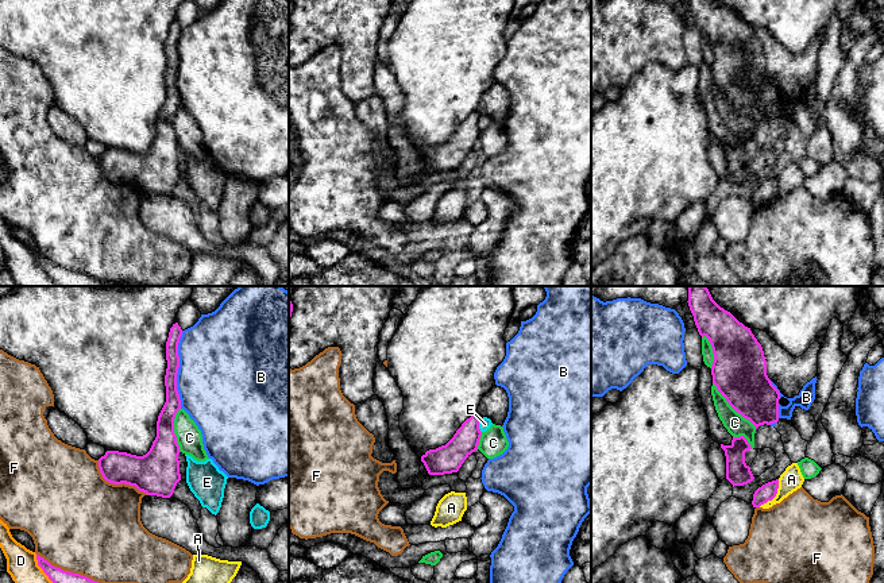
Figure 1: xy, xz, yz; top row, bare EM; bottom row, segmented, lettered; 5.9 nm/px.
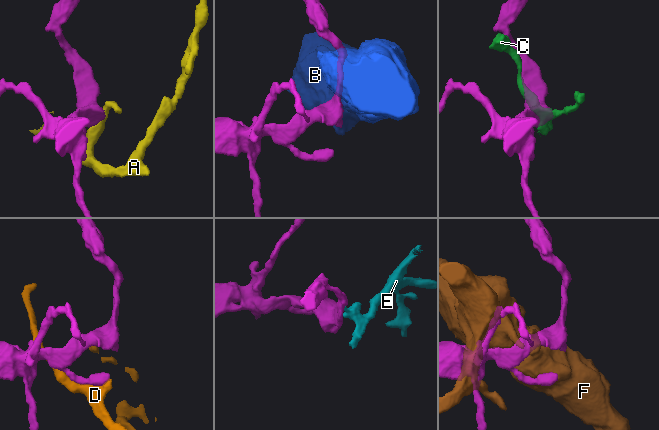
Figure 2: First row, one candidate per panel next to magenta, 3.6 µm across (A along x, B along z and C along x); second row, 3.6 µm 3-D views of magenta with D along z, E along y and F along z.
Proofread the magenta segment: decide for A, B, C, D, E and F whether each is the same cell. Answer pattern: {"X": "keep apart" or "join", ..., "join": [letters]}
{"A": "keep apart", "B": "keep apart", "C": "keep apart", "D": "keep apart", "E": "keep apart", "F": "keep apart", "join": []}

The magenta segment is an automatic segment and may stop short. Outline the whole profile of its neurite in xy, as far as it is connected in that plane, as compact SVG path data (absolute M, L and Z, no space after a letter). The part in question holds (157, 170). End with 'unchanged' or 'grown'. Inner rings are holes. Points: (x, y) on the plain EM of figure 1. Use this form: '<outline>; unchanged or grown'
M178 20L173 22L166 39L167 66L165 73L166 100L158 113L157 135L150 148L143 154L119 148L107 148L99 157L103 175L113 182L135 184L147 193L170 196L179 171L179 143L174 131L174 116L181 107L177 88L177 72L179 65L178 40L182 27Z; unchanged

